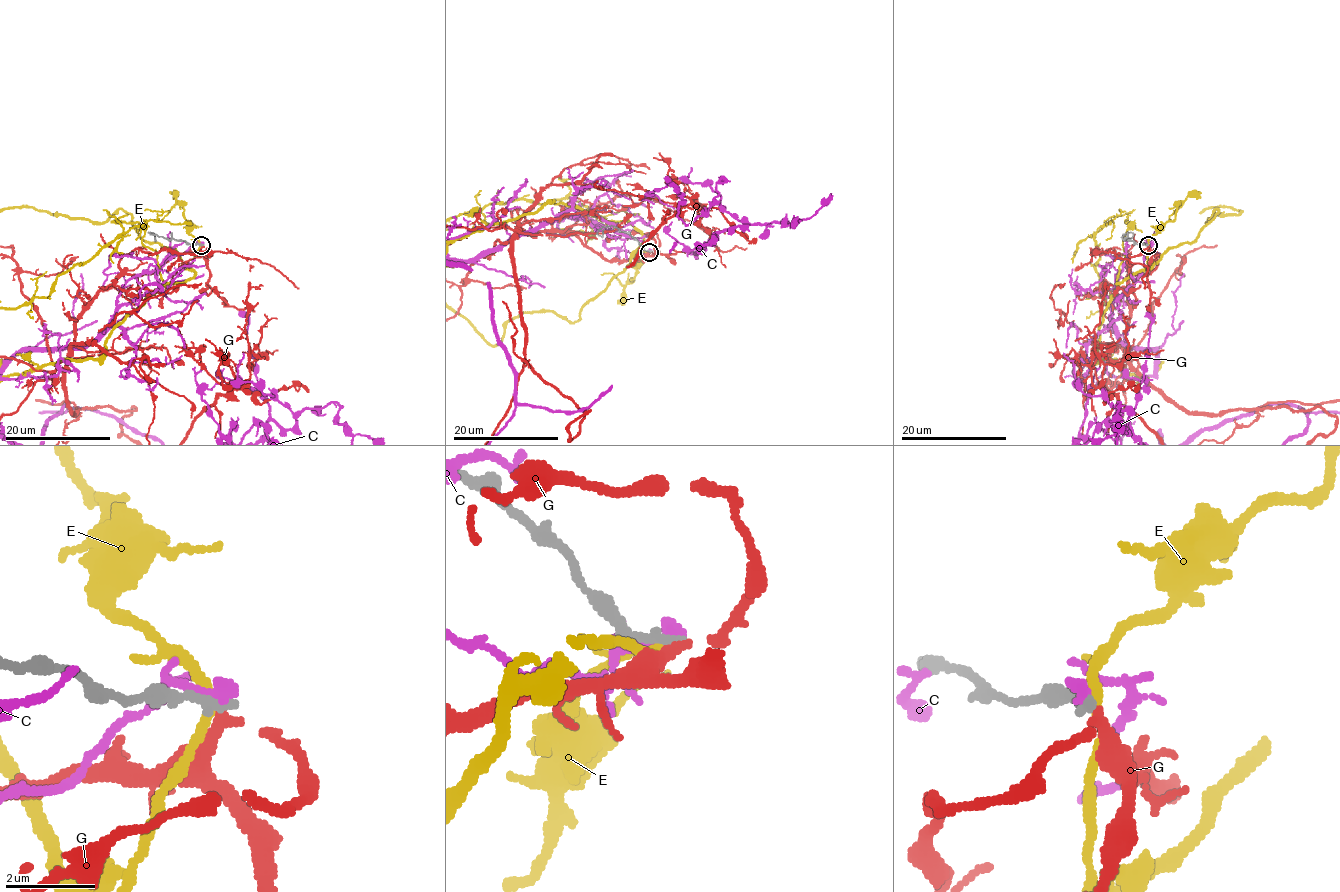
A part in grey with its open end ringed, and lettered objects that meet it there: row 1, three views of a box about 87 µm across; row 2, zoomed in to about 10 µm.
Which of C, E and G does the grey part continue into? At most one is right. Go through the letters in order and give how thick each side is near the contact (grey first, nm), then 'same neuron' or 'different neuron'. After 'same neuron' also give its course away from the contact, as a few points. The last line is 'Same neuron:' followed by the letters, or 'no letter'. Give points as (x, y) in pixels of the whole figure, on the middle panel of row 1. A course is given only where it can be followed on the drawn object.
C: 280 nm thick on the grey side, 200 nm on the other; different neuron
E: 280 nm thick on the grey side, 220 nm on the other; different neuron
G: 260 nm thick on the grey side, 220 nm on the other; same neuron
Same neuron: G

